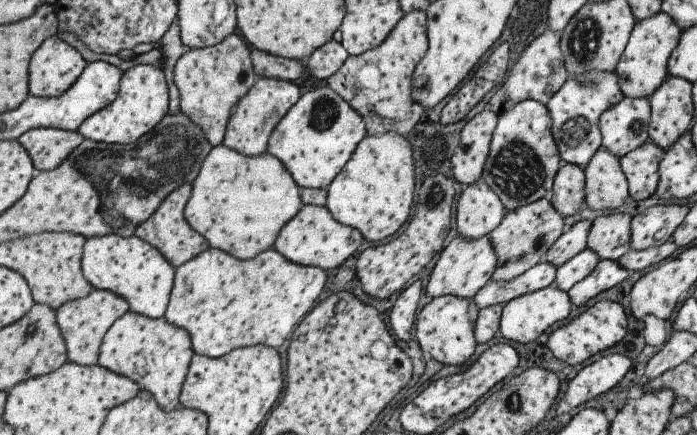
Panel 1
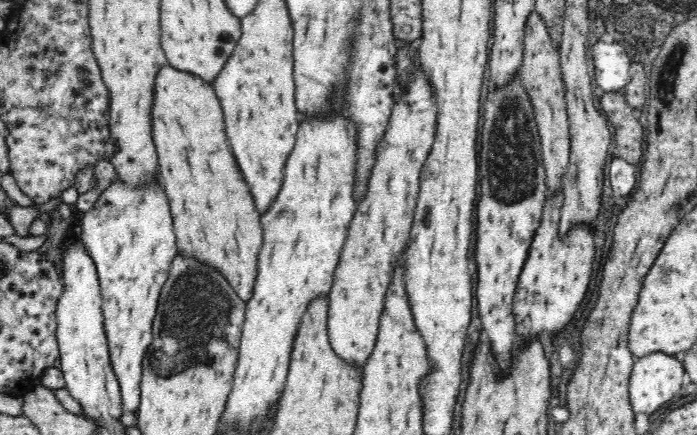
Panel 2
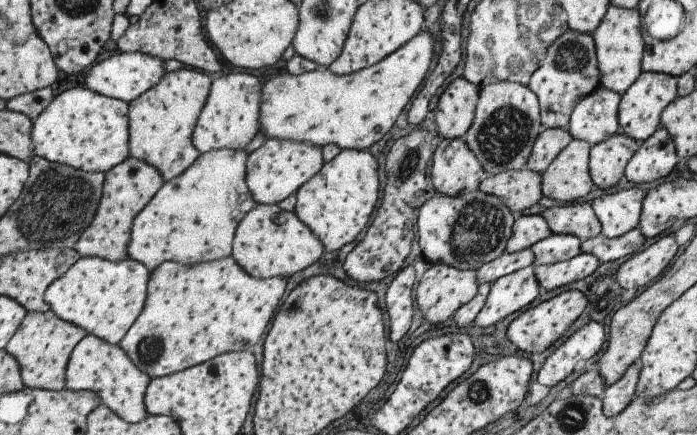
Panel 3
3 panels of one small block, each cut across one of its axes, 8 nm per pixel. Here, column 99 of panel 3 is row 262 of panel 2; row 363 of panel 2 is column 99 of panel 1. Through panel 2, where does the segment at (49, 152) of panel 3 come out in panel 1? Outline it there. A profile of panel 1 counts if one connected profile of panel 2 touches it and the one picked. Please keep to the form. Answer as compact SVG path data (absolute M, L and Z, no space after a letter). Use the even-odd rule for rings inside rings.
M135 65L122 72L113 102L85 118L76 131L91 141L107 145L130 145L147 134L167 112L168 88L162 69L151 65Z

